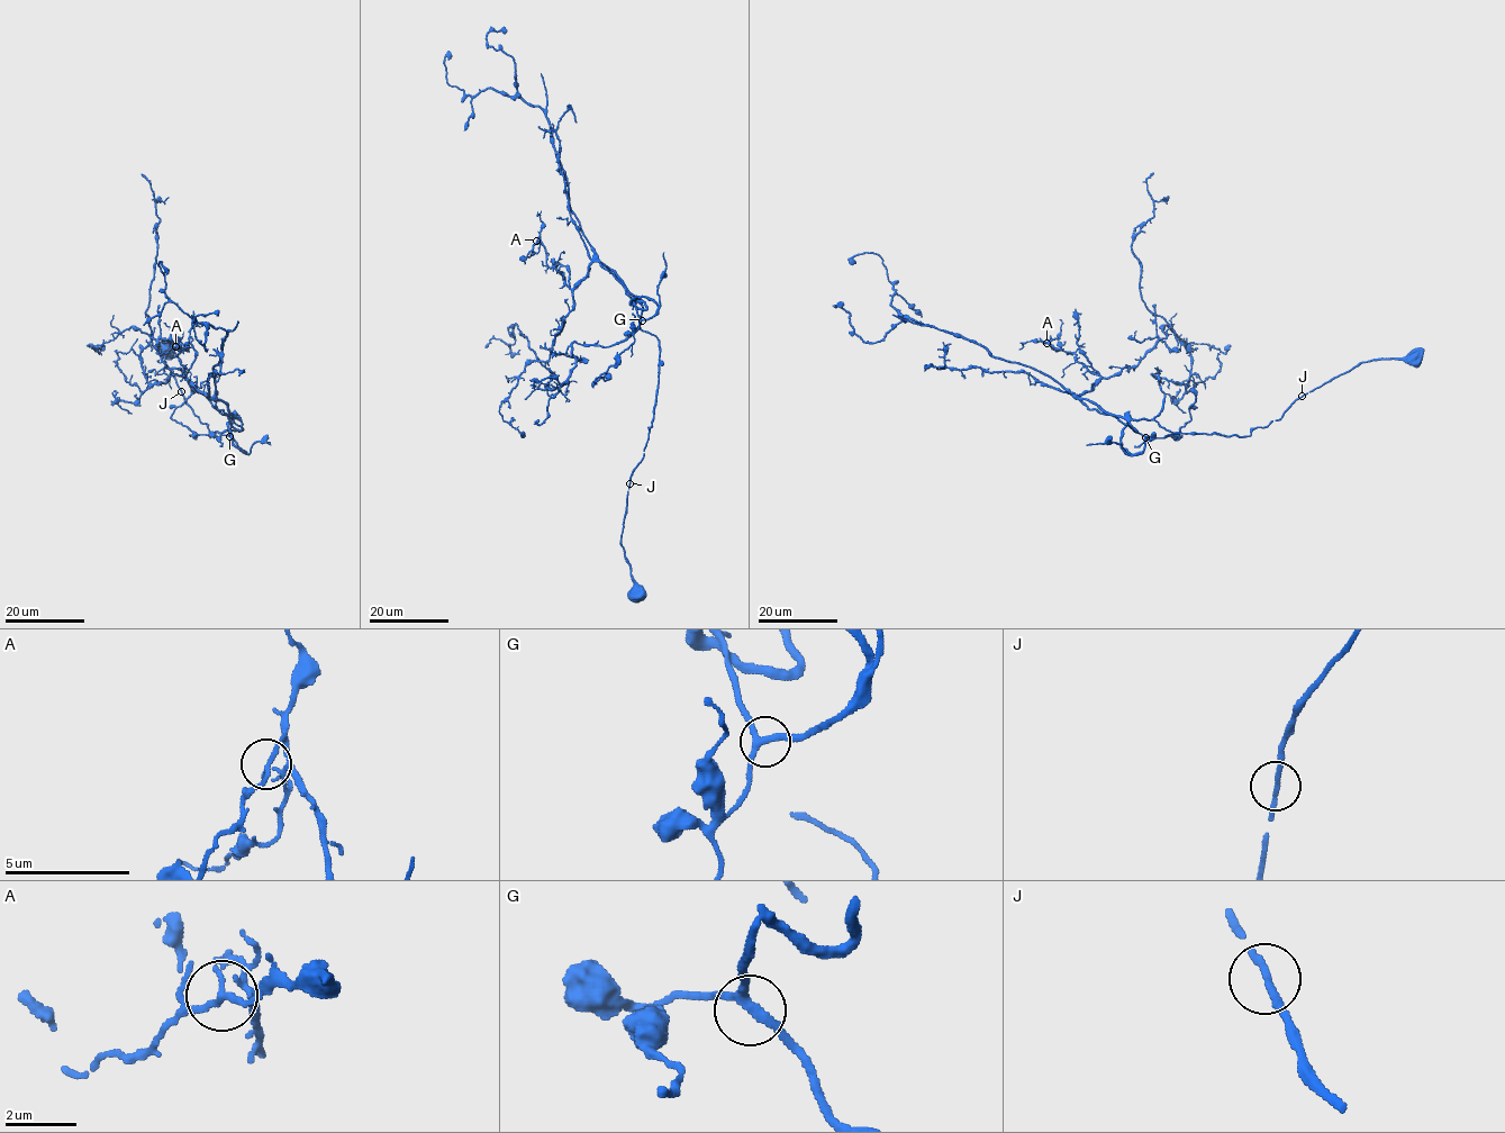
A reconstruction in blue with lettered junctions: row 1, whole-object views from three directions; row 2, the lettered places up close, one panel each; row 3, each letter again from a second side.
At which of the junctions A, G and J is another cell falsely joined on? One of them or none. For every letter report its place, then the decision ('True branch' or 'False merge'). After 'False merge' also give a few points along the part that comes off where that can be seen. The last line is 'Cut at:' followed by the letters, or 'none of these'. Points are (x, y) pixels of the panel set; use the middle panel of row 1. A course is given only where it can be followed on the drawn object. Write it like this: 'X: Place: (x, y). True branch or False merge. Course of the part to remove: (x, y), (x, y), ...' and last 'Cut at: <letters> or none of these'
A: Place: (536, 241). True branch
G: Place: (642, 320). True branch
J: Place: (629, 483). True branch
Cut at: none of these

